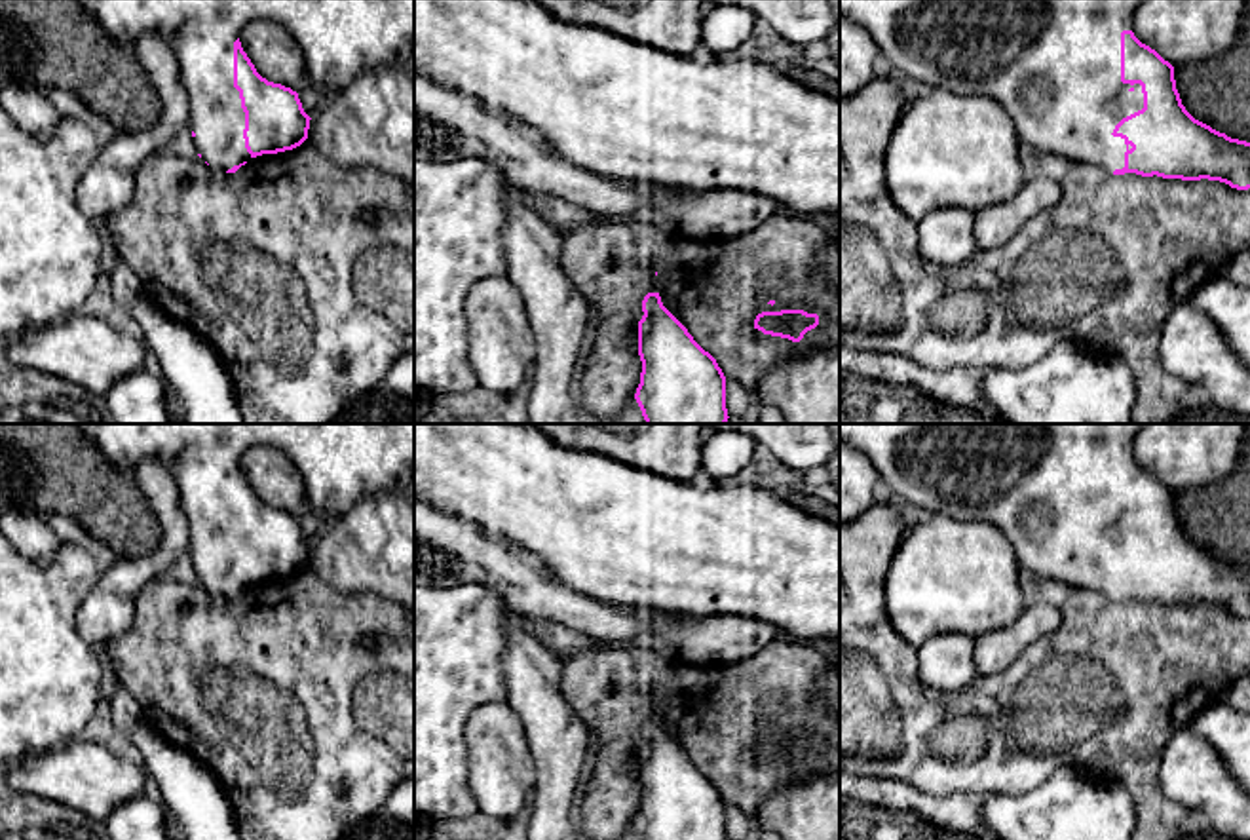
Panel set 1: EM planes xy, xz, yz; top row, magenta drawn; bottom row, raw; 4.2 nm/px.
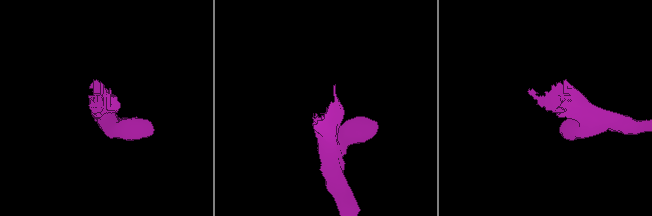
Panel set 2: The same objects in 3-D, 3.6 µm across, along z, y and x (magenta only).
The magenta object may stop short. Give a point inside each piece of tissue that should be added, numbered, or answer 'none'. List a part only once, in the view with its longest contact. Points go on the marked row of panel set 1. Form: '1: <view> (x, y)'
1: yz (1055, 65)

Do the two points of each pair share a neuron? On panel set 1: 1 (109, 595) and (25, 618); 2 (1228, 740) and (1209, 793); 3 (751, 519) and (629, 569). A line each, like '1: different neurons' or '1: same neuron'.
1: different neurons
2: different neurons
3: same neuron

